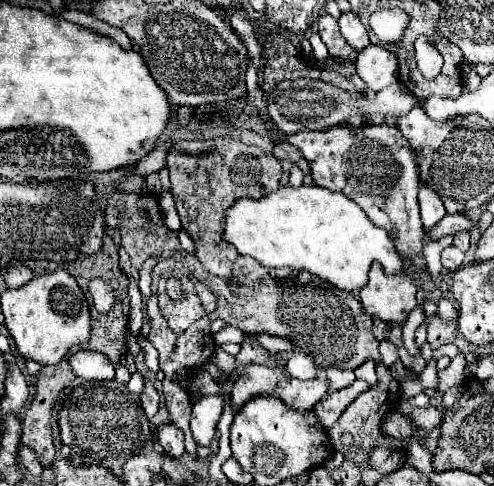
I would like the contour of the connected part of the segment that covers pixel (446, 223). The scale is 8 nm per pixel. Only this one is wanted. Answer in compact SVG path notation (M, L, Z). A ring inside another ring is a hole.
M447 214L437 226L435 230L431 232L431 238L439 240L443 238L445 234L457 234L461 230L473 230L475 222L467 216L467 214Z

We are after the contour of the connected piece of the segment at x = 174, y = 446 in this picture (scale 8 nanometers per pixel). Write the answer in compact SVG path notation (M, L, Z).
M171 422L157 426L157 440L161 442L161 446L165 448L165 452L167 452L169 456L179 458L179 456L185 454L183 434L181 434L181 430L177 430L177 426L173 426Z

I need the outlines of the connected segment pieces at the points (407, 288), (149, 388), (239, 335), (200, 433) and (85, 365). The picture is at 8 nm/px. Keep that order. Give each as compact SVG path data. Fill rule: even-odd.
M377 261L369 271L369 284L361 288L361 304L363 310L379 318L387 324L403 324L409 312L417 306L417 284L409 274L385 276L385 272Z
M147 382L141 392L141 406L149 418L153 418L159 410L159 394L151 382Z
M227 324L223 330L219 330L219 332L215 334L215 340L217 340L219 344L223 344L223 342L237 342L237 340L243 340L243 332L241 332L239 328Z
M217 394L201 396L193 404L191 430L193 430L193 438L197 444L209 446L211 438L215 436L215 428L221 418L221 412L223 412L223 398Z
M79 350L69 356L69 364L75 376L85 380L111 380L115 378L115 366L111 364L105 354L91 352L91 350Z

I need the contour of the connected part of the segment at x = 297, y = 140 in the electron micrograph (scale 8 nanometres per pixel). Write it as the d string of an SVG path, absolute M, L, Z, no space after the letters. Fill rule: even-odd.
M391 124L363 126L359 130L359 138L361 140L357 140L357 128L335 126L323 132L299 132L287 140L309 162L313 184L333 192L343 192L365 210L375 226L385 228L385 232L391 234L397 252L409 260L409 268L419 268L413 270L413 278L421 282L427 294L431 294L435 284L421 254L425 246L425 230L421 224L417 200L421 184L417 156L399 128Z

